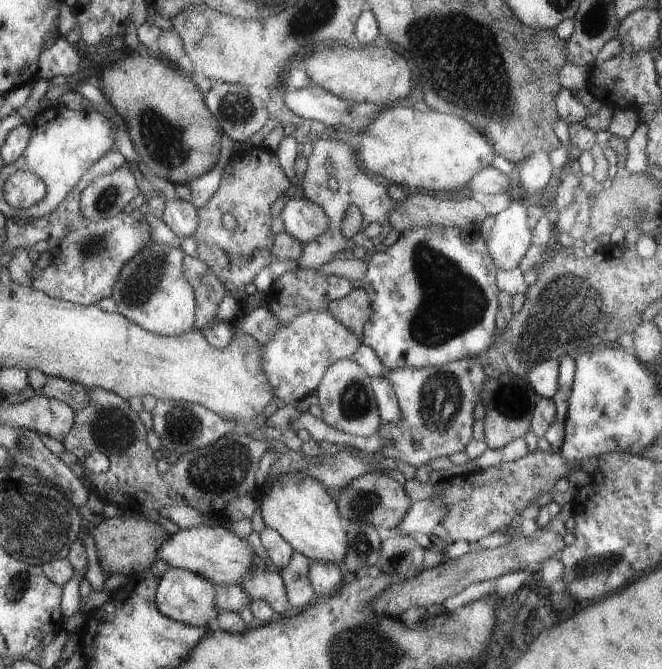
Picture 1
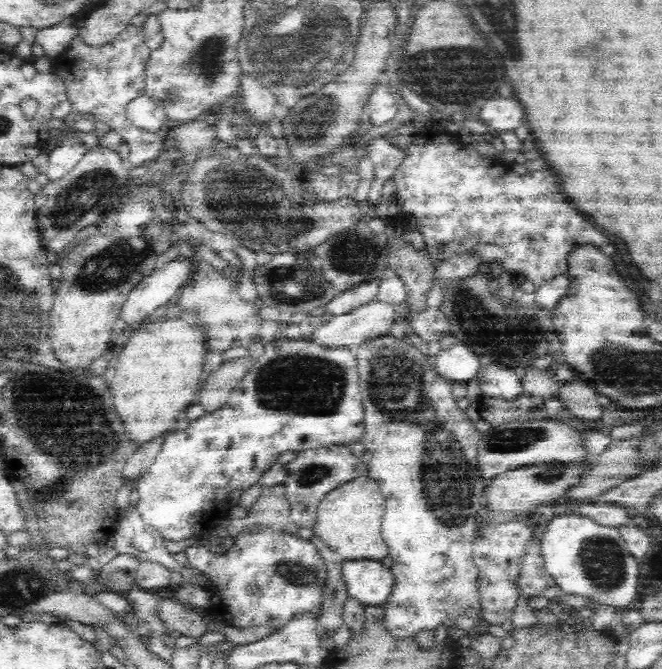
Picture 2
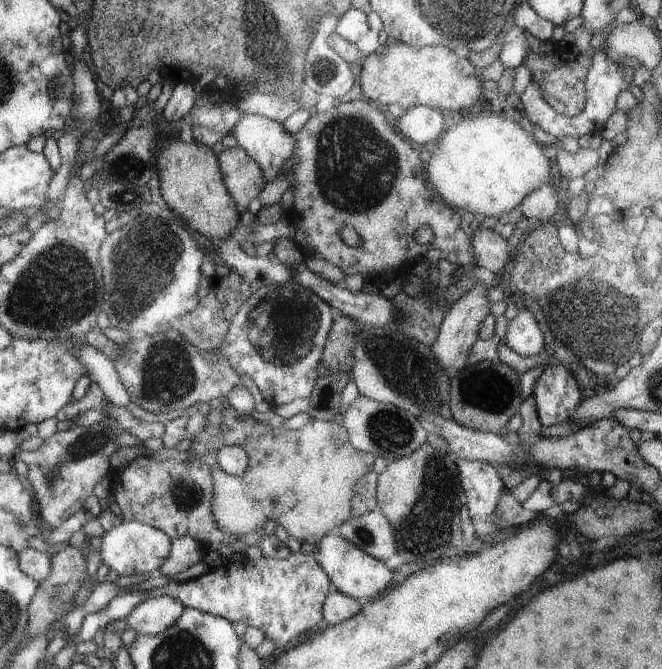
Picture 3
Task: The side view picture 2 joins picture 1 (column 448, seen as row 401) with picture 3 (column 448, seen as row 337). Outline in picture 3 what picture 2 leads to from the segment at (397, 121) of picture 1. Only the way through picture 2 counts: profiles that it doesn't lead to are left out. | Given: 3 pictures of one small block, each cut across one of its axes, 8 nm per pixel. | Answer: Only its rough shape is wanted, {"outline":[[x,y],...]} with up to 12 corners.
{"outline":[[499,116],[437,140],[431,186],[458,211],[537,225],[557,208],[543,145]]}

